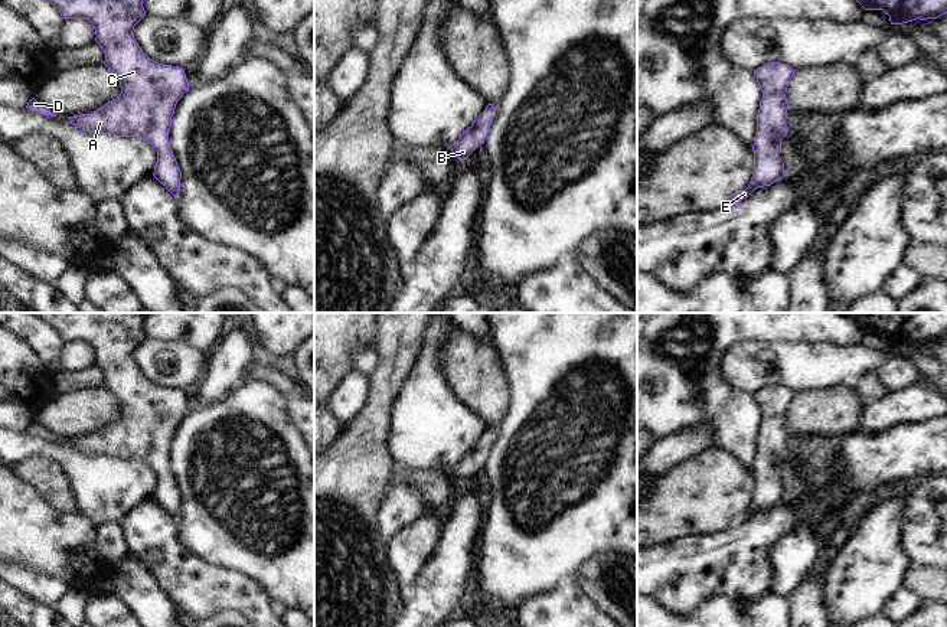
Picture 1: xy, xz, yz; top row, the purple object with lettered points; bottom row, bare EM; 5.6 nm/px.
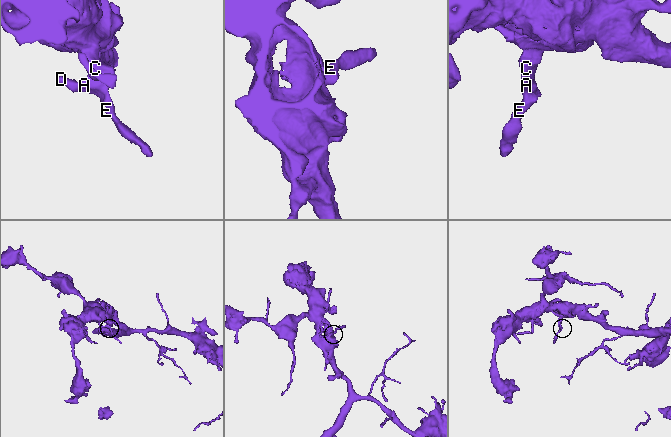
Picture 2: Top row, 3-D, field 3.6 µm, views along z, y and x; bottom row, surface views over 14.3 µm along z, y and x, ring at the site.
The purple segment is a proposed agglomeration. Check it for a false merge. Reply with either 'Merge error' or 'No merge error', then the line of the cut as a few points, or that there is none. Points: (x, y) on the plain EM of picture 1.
No merge error. No split

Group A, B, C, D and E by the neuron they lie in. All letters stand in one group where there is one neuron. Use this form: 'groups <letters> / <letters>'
groups A B C D E

